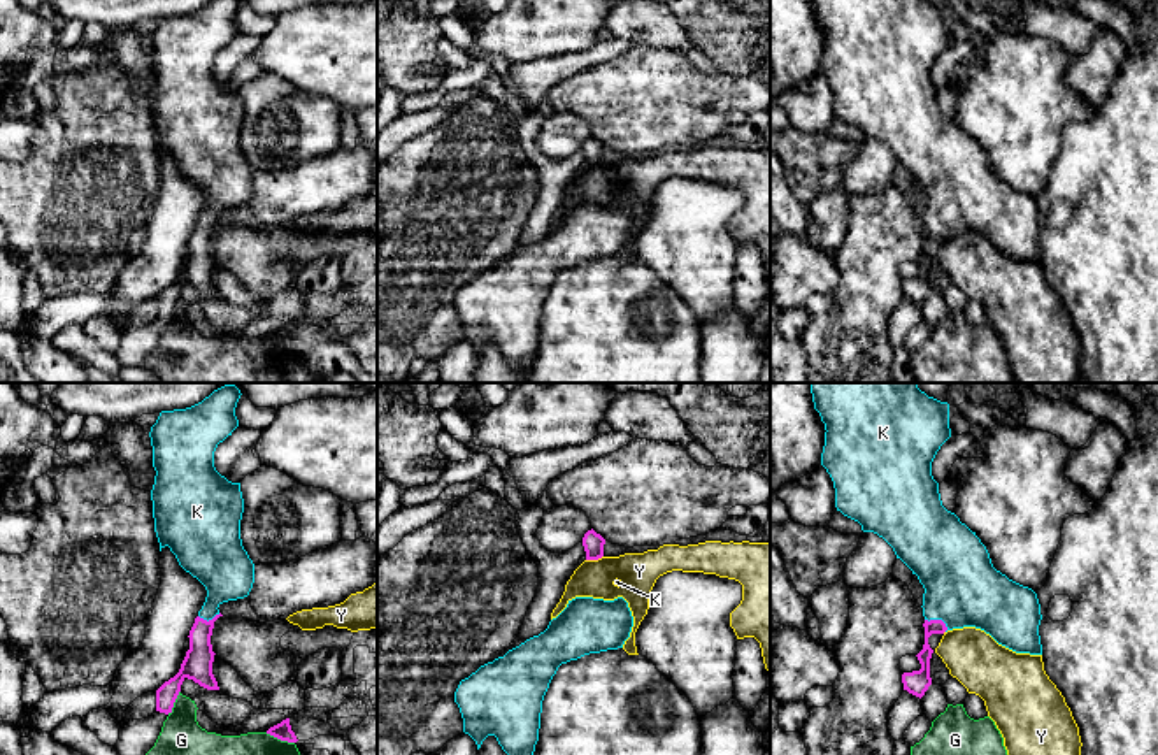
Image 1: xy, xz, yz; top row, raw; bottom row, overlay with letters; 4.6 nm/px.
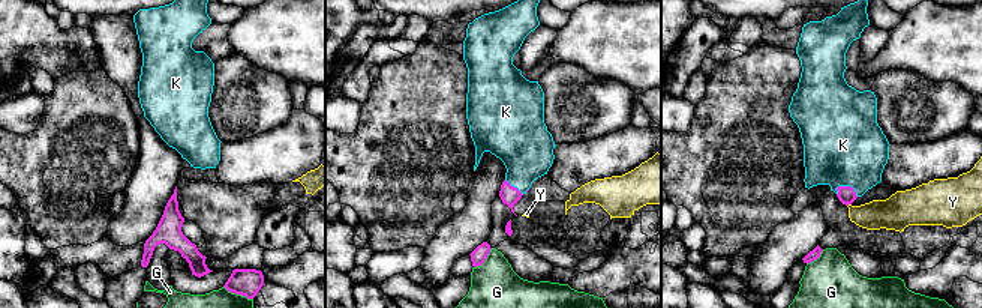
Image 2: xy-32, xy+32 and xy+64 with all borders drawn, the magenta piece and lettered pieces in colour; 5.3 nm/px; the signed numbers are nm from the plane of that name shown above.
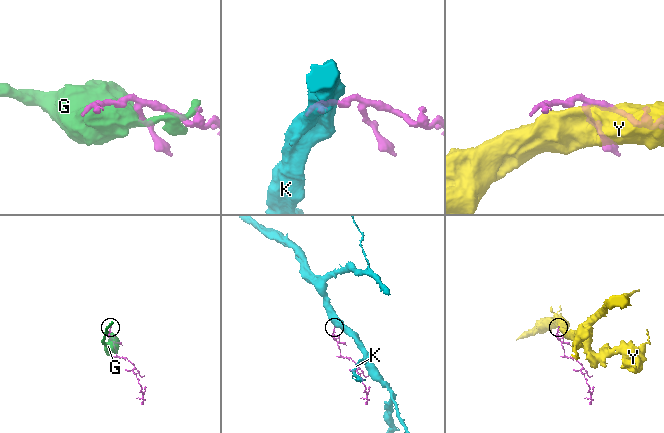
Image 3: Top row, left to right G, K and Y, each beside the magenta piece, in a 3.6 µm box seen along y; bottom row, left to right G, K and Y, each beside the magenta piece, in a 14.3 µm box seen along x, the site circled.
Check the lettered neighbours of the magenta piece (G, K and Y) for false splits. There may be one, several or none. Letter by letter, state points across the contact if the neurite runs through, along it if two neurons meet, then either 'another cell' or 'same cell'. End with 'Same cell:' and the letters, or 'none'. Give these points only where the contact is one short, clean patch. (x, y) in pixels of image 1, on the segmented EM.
G: another cell
K: across yz (934, 625), (937, 620), (962, 587) | same cell
Y: along xz (602, 555), (586, 560) | another cell
Same cell: K

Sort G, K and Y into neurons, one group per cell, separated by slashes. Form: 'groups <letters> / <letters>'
groups G / K / Y

